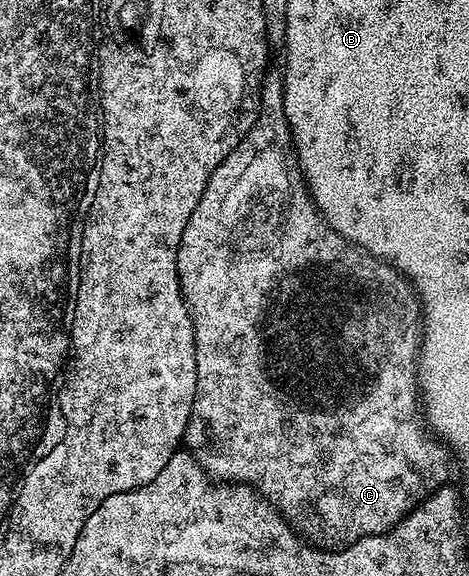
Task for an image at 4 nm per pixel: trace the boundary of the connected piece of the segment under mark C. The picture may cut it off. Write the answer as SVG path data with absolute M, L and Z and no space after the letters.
M267 68L262 79L262 112L259 113L256 123L244 135L244 139L238 144L229 155L212 171L208 179L208 187L204 187L204 195L200 195L200 203L196 205L196 211L192 211L192 219L184 227L184 235L180 239L178 248L178 282L182 288L182 296L185 297L187 305L190 306L190 318L194 324L194 338L196 339L196 399L192 407L192 415L188 419L186 436L184 438L185 448L197 459L200 467L206 470L211 477L227 483L245 483L258 490L263 497L269 499L276 506L279 513L290 522L290 528L299 537L318 547L345 547L353 541L359 541L361 537L369 537L385 533L394 528L406 514L417 509L433 493L442 488L451 480L450 461L452 454L437 437L433 436L420 412L420 390L418 387L418 350L422 347L422 306L414 286L407 281L398 270L393 269L381 257L374 257L365 253L357 245L351 245L334 230L325 217L318 211L318 204L310 194L310 188L306 185L306 179L302 175L302 168L298 165L298 154L294 152L294 137L290 133L290 124L284 111L284 95L282 94L282 83L284 73L281 68Z

